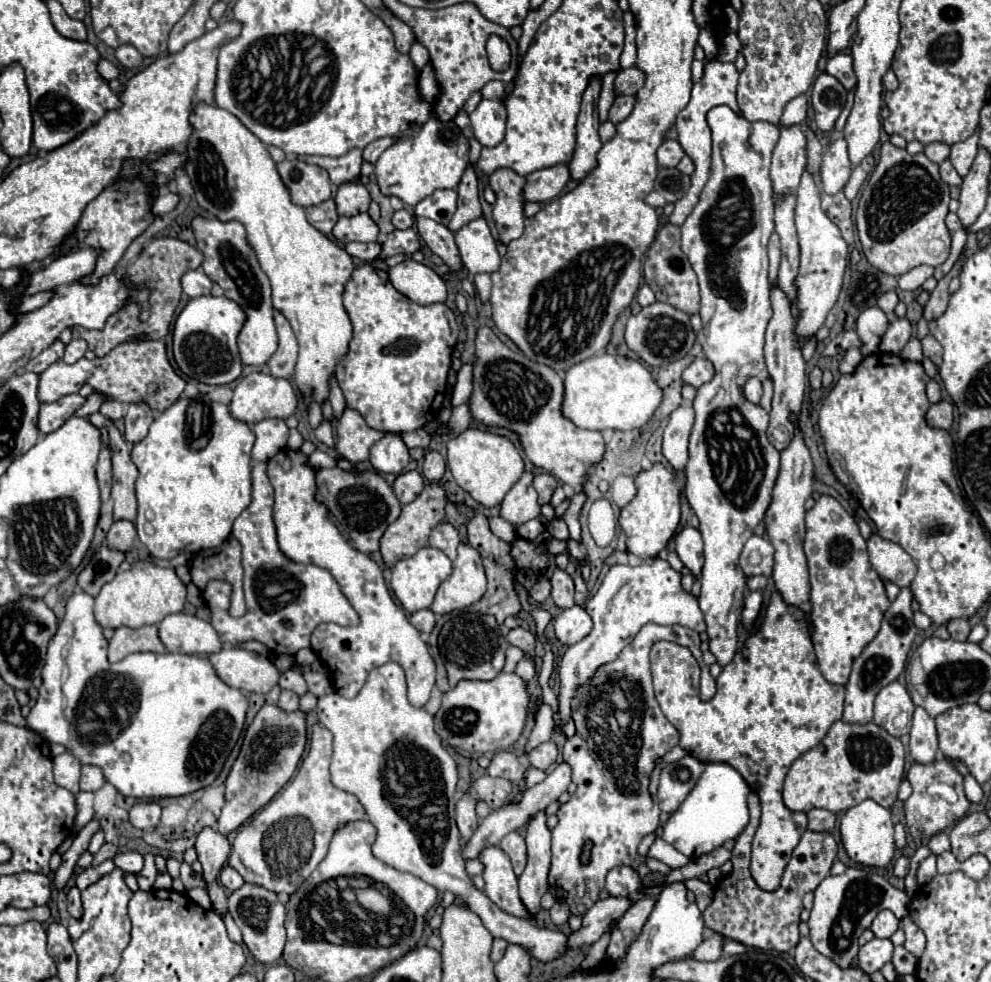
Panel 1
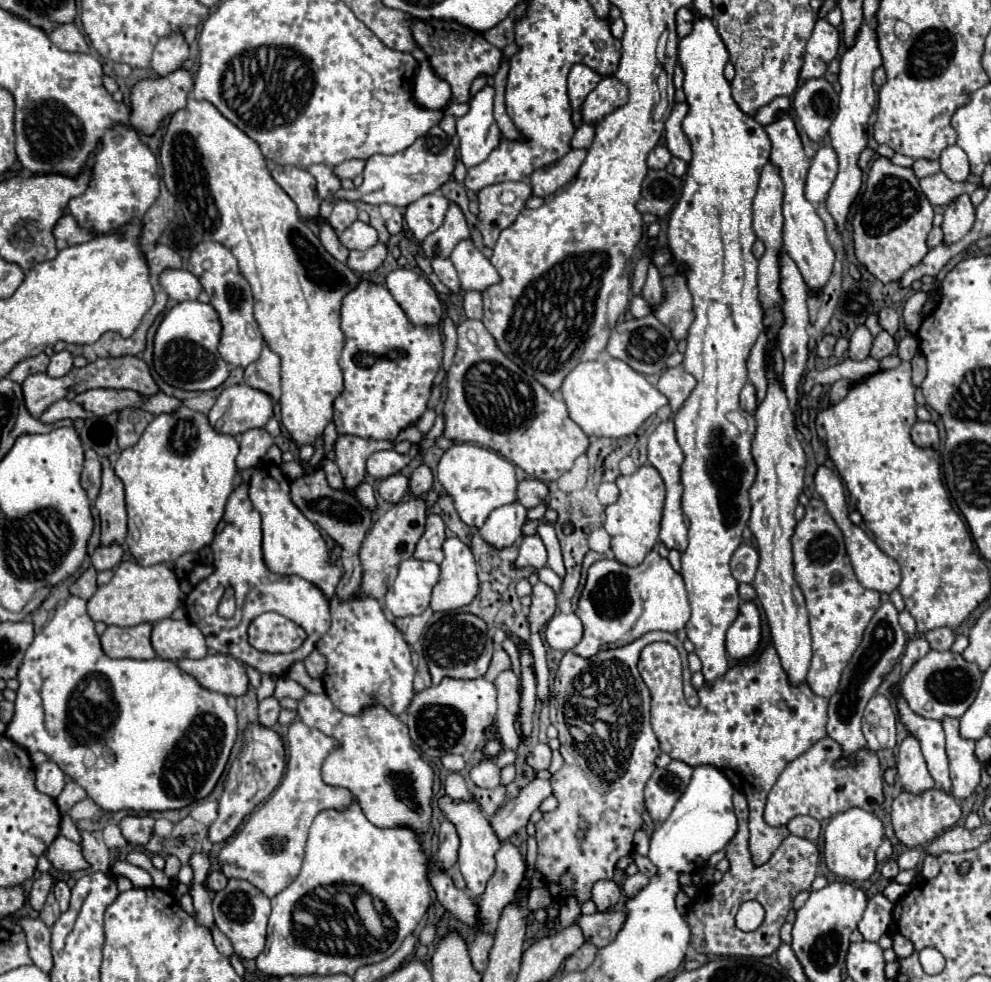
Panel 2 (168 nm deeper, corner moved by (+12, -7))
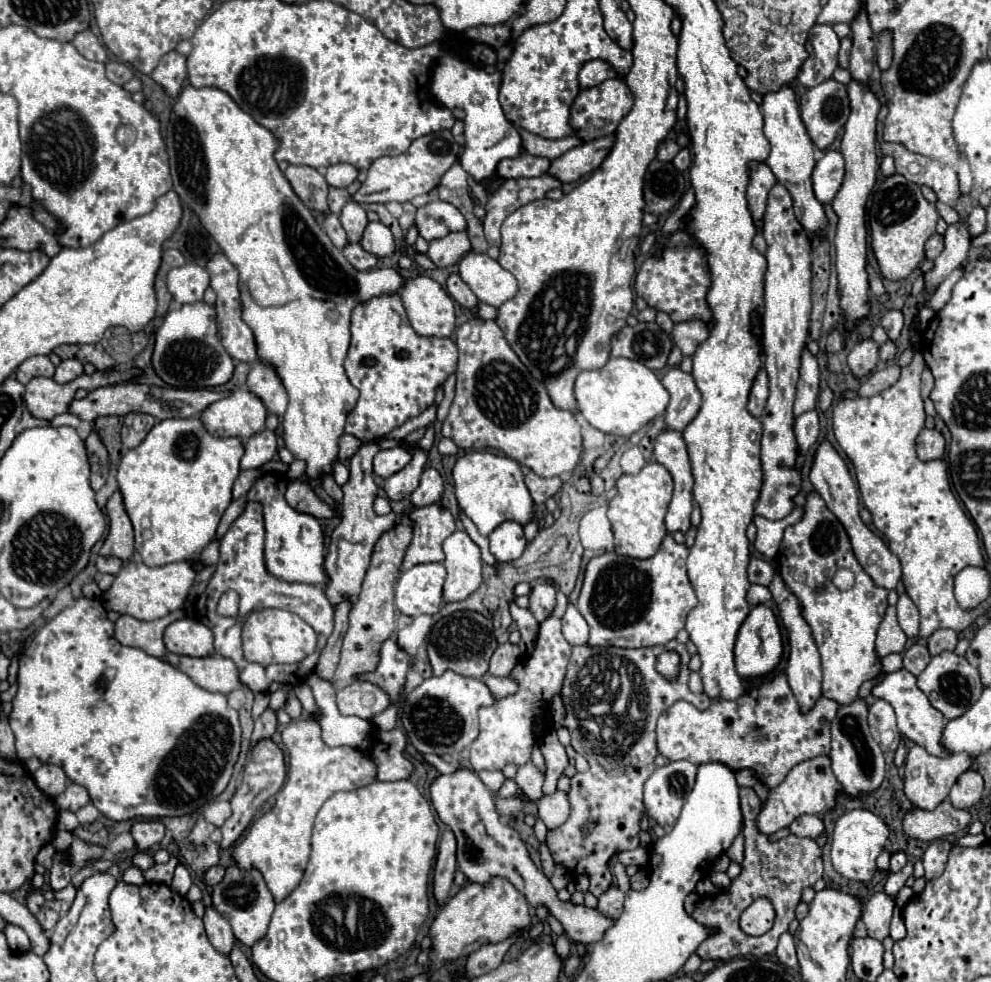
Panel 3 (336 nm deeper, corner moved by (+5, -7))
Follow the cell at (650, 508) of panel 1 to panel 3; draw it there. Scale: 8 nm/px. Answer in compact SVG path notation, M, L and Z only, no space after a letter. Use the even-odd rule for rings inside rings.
M649 461L637 475L623 475L617 481L617 495L609 501L607 517L615 533L615 551L619 555L649 559L659 549L659 543L667 535L665 513L673 495L673 479L669 471L657 461Z

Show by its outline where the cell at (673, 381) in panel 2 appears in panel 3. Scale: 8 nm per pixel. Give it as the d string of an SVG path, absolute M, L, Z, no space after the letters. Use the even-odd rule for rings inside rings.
M673 367L663 377L663 387L671 393L671 401L665 411L665 429L683 431L701 407L701 393L689 373Z

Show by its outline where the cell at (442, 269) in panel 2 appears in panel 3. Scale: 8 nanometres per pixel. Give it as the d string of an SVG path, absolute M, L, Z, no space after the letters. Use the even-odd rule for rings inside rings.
M457 273L447 279L447 291L449 291L449 295L451 295L459 305L463 305L463 307L471 309L473 313L477 313L477 303L479 303L479 299L477 299L477 297L473 295L473 291L461 281L461 277L459 277Z

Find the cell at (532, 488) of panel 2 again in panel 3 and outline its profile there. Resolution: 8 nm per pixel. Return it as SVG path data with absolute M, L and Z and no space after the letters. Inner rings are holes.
M529 471L529 473L525 475L525 485L527 485L527 489L529 489L529 493L531 493L535 505L541 505L541 503L545 503L549 497L553 497L553 495L561 489L563 483L561 483L559 477L549 477L549 479L545 479L545 477L539 477L539 475L535 475L533 471Z

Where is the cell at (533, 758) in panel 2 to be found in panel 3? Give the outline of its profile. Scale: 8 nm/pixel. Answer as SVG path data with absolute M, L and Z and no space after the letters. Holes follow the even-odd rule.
M551 731L549 735L545 735L545 737L541 739L539 749L543 751L545 765L547 765L545 783L543 783L543 793L545 793L545 795L551 795L551 793L557 791L557 781L561 779L565 767L569 765L569 759L567 759L565 747L559 743L555 731Z

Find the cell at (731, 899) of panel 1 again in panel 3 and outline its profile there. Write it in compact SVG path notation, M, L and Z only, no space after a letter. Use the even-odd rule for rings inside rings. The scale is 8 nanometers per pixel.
M741 789L741 811L745 819L745 861L743 861L743 871L737 879L733 879L729 891L725 895L717 895L715 899L703 899L691 917L707 927L717 927L719 933L713 935L711 939L703 941L697 947L697 955L701 959L721 959L729 961L739 955L767 955L773 953L779 941L779 935L787 931L789 923L795 919L795 907L801 901L801 891L805 887L811 887L821 875L823 875L823 861L821 861L821 847L813 839L797 837L797 835L787 835L785 839L771 841L767 835L759 833L755 827L755 819L761 811L761 801L755 795L753 789ZM755 899L769 899L775 907L775 923L773 927L759 935L751 937L741 931L739 927L739 917L741 913L755 901Z

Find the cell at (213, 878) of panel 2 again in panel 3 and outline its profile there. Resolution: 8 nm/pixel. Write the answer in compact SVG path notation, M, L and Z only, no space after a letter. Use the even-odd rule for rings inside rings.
M213 865L213 867L209 867L205 873L203 873L203 879L205 879L205 883L207 885L217 885L221 879L223 879L223 875L225 875L225 869L221 867L221 865Z

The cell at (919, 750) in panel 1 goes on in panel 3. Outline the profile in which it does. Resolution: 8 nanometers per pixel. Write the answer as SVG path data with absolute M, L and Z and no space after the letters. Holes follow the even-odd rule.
M911 745L907 759L905 759L905 795L917 809L933 811L941 801L947 799L953 783L959 779L961 773L965 773L971 767L973 759L967 759L967 755L949 755L949 757L935 757L929 755L923 747Z

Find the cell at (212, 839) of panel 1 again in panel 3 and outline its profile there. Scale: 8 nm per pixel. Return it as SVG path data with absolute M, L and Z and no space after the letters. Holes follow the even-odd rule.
M207 907L205 917L203 917L205 929L207 929L207 937L211 941L211 945L221 953L221 955L229 955L233 945L235 945L235 935L231 931L231 925L213 909Z

